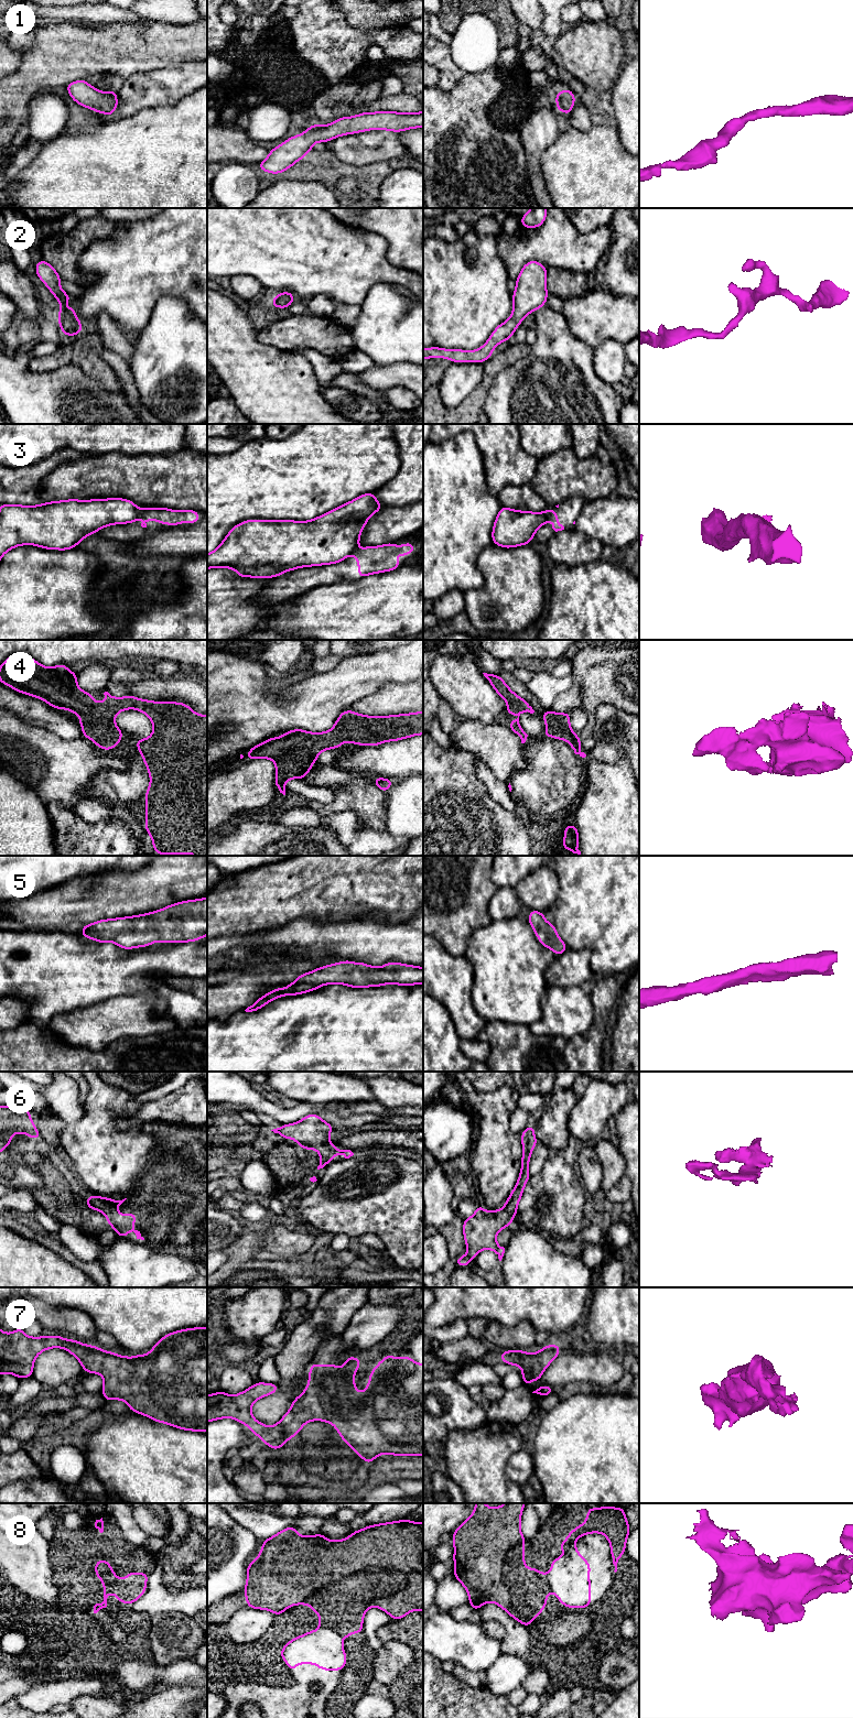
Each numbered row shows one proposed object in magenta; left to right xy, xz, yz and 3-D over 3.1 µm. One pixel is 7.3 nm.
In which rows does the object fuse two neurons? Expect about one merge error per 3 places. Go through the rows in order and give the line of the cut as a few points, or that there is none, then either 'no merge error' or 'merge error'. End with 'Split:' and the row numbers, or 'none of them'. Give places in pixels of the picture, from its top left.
1: no cut; no merge error
2: no cut; no merge error
3: cut in xy along (139, 508), (137, 518); merge error
4: no cut; no merge error
5: no cut; no merge error
6: no cut; no merge error
7: no cut; no merge error
8: no cut; no merge error
Split: 3

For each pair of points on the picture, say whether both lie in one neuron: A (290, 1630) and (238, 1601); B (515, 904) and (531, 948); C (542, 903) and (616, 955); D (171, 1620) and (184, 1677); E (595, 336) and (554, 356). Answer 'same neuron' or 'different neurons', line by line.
A: same neuron
B: different neurons
C: different neurons
D: different neurons
E: different neurons

